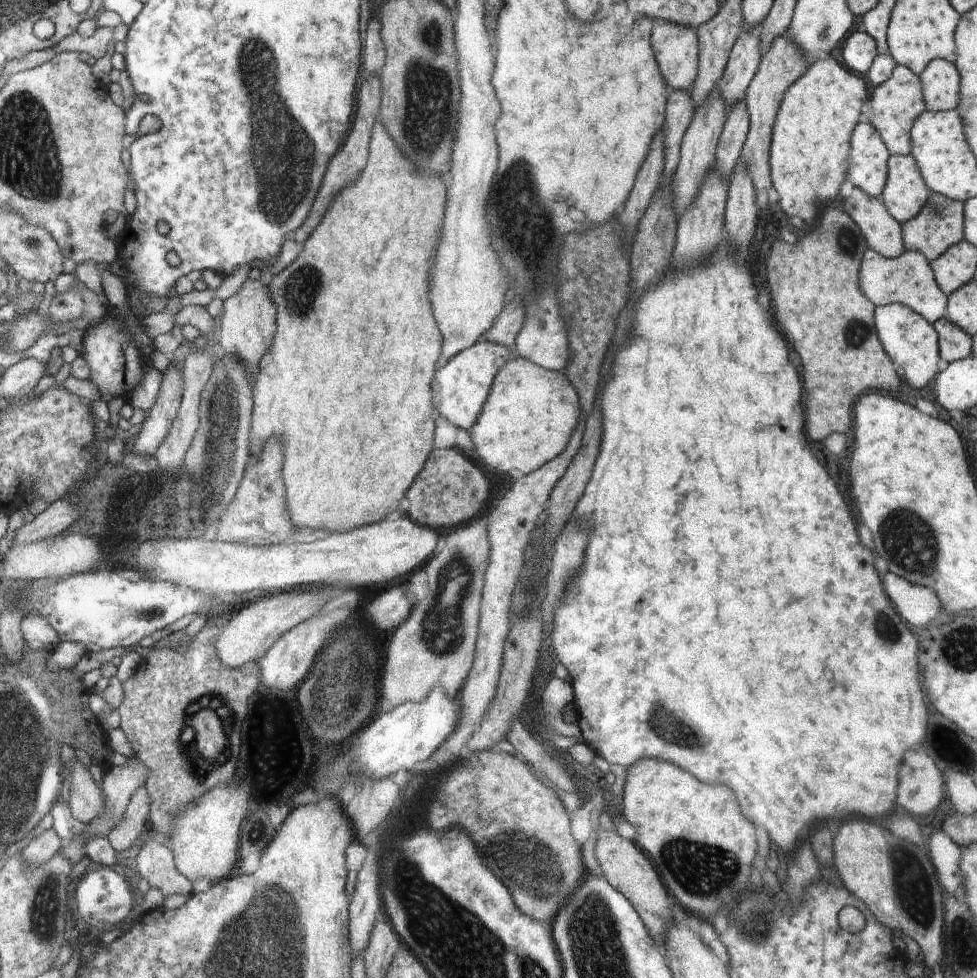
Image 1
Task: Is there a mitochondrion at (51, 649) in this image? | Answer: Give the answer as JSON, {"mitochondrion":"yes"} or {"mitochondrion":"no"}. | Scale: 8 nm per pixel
{"mitochondrion":"no"}

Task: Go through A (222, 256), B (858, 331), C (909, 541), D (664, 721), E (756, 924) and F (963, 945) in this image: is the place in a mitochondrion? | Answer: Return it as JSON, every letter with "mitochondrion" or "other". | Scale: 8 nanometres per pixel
{"A":"other","B":"mitochondrion","C":"mitochondrion","D":"mitochondrion","E":"mitochondrion","F":"mitochondrion"}

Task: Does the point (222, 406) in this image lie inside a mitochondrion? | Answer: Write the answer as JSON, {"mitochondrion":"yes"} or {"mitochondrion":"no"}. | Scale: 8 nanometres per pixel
{"mitochondrion":"yes"}

